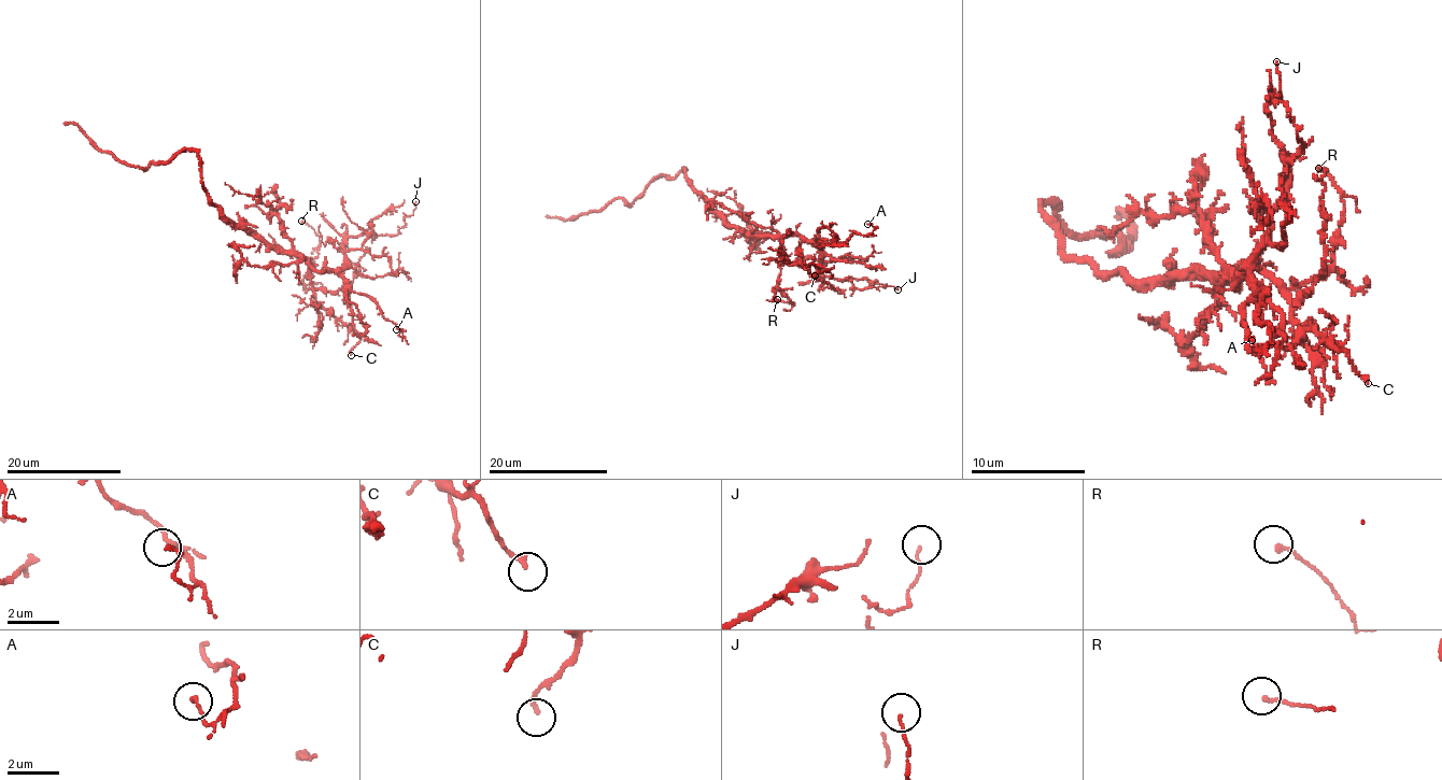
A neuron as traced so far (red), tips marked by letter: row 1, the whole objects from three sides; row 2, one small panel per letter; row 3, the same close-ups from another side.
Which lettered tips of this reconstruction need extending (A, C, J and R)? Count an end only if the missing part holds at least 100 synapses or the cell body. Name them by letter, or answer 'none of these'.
none of these

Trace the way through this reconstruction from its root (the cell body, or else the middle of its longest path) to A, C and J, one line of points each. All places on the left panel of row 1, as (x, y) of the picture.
A: (235, 224), (283, 254), (301, 255), (316, 270), (336, 271), (353, 291), (368, 295), (396, 329)
C: (235, 224), (253, 230), (269, 244), (296, 251), (309, 261), (314, 300), (349, 325), (359, 339), (351, 355)
J: (235, 224), (283, 254), (301, 255), (316, 270), (333, 271), (344, 264), (345, 240), (396, 235), (415, 201)

